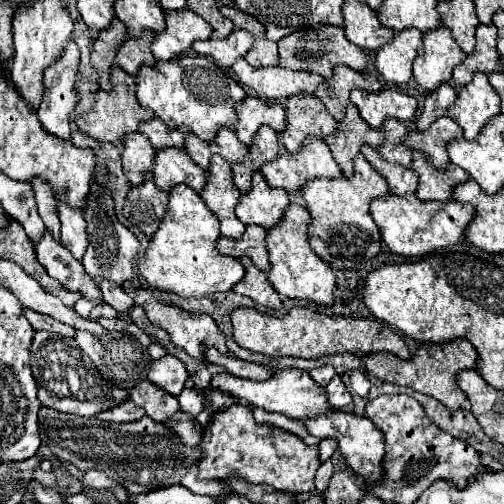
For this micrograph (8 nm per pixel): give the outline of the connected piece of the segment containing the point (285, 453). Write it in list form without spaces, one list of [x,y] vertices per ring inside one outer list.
[[[238,404],[216,412],[212,422],[204,428],[200,450],[200,480],[224,480],[236,472],[254,484],[268,484],[282,492],[314,492],[314,472],[320,466],[318,446],[306,446],[298,436],[286,430],[256,424],[248,406]]]

